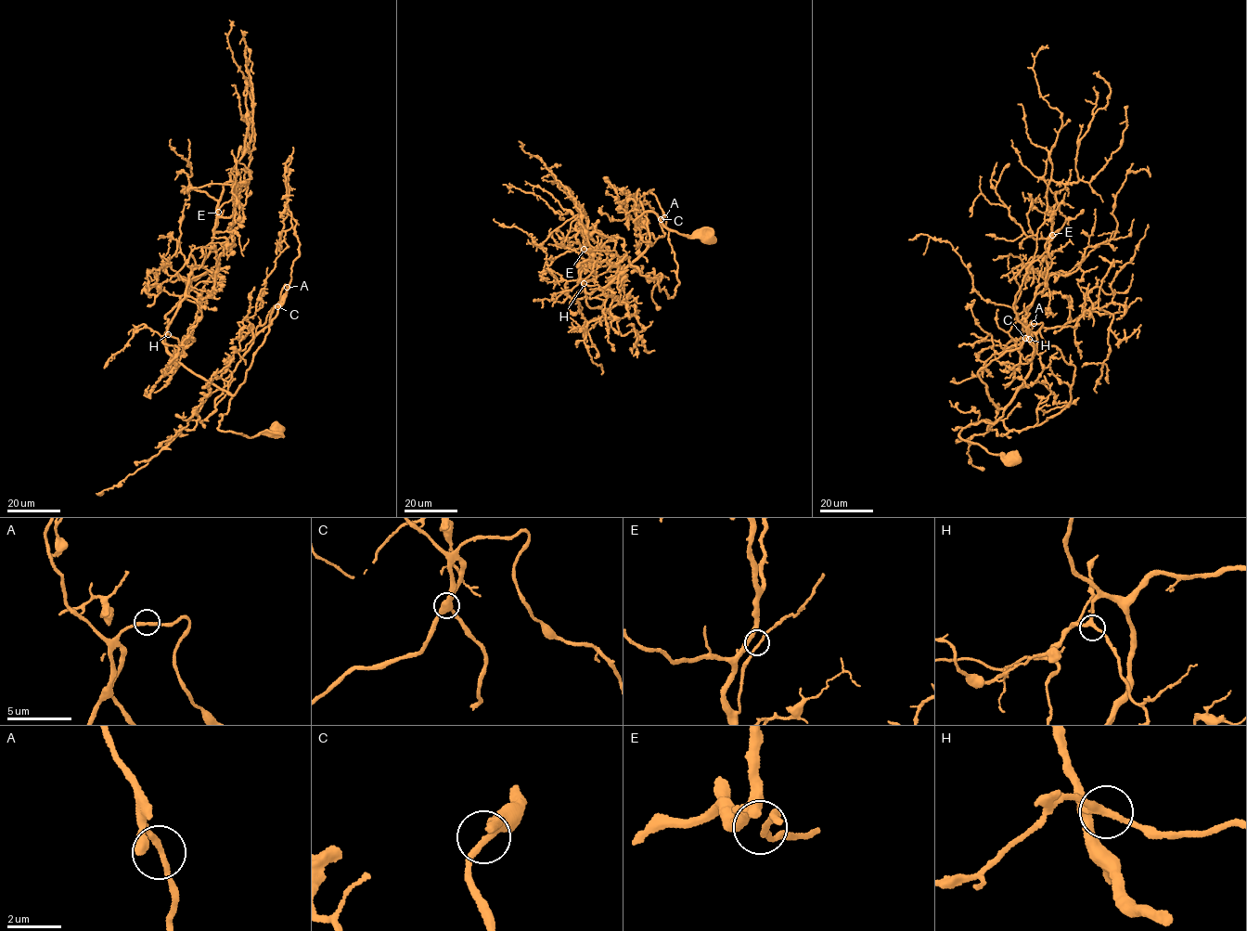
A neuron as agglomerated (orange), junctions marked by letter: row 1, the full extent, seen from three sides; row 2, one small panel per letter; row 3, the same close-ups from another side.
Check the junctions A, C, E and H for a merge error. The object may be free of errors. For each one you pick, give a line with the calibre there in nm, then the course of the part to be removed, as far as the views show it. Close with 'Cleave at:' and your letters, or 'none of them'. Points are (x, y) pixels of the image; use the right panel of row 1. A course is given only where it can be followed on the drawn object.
Cleave at: none of them

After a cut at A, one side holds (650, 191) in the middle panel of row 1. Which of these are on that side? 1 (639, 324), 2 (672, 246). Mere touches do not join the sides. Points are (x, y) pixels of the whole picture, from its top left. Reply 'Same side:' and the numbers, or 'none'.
Same side: 1

